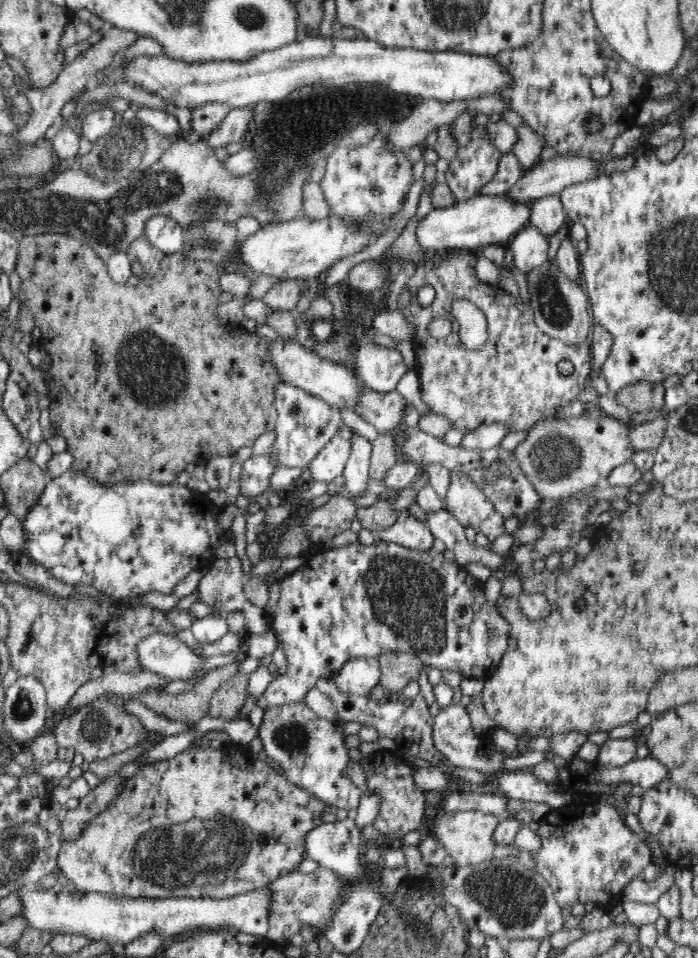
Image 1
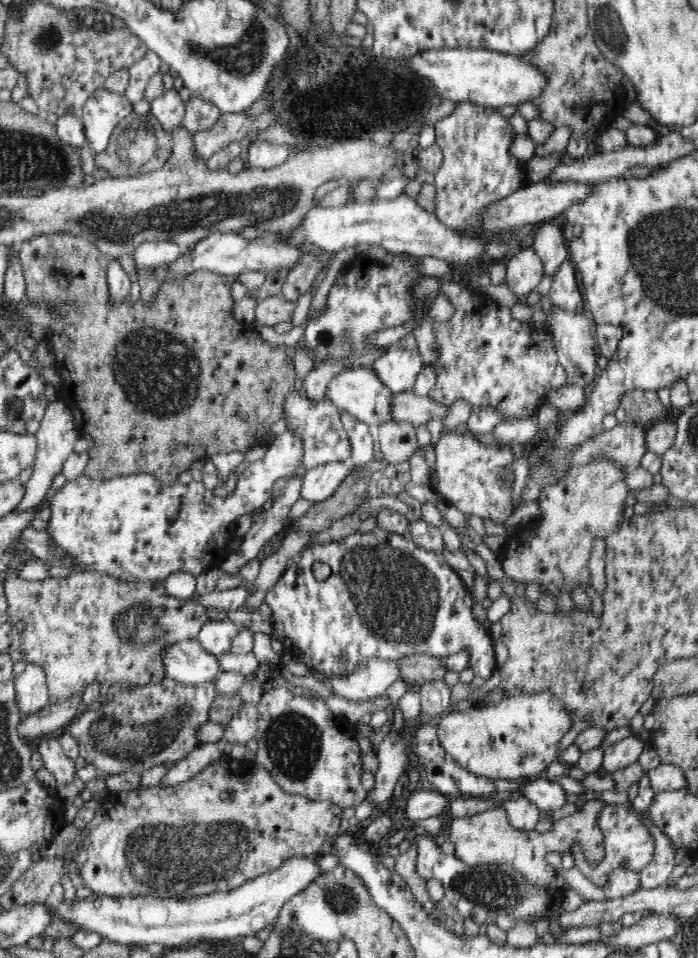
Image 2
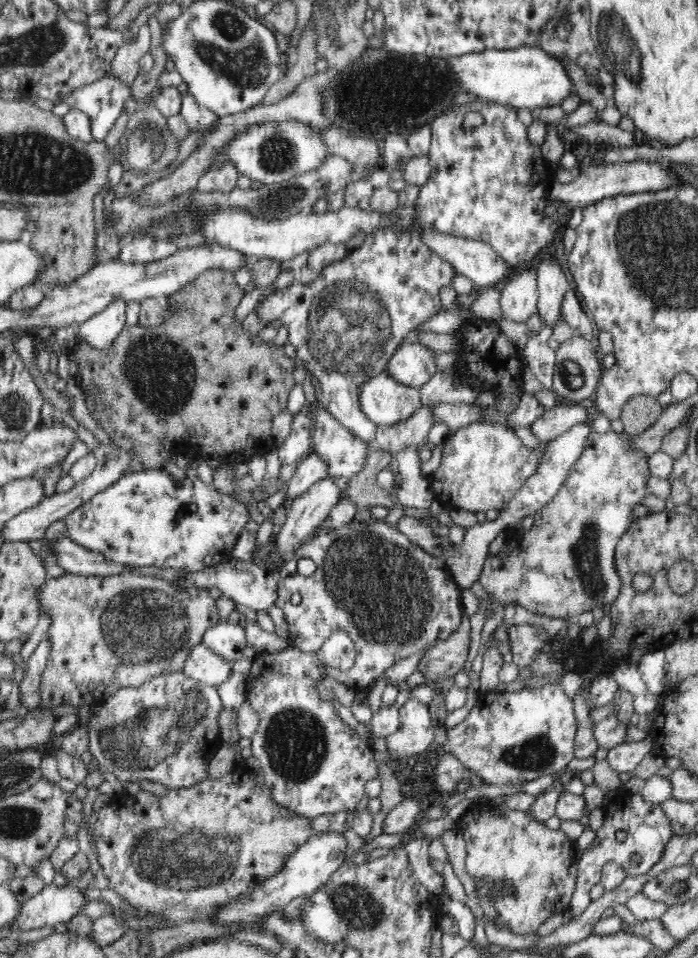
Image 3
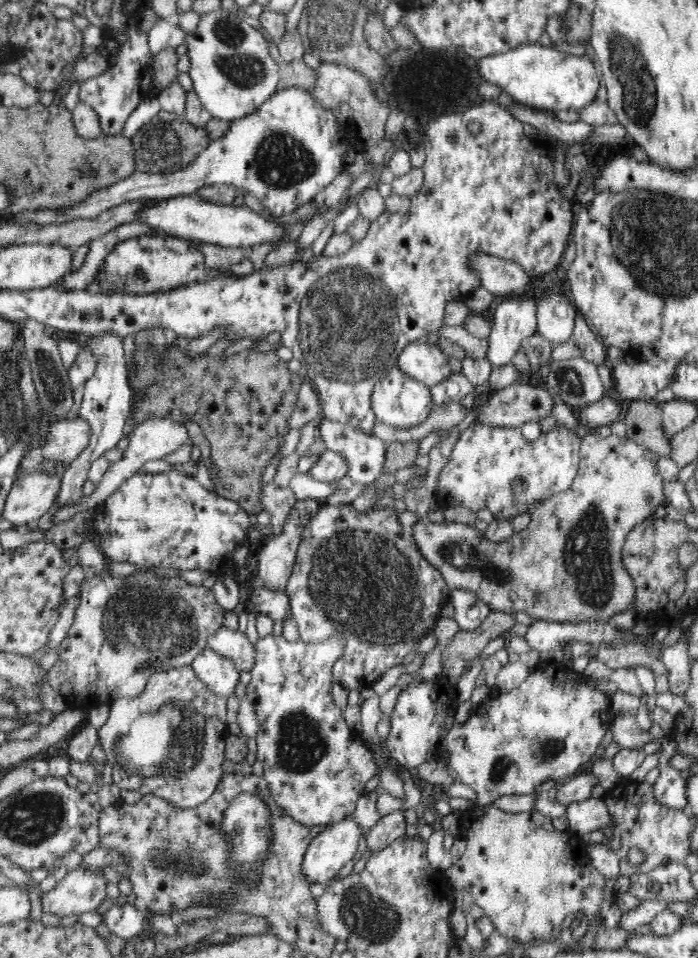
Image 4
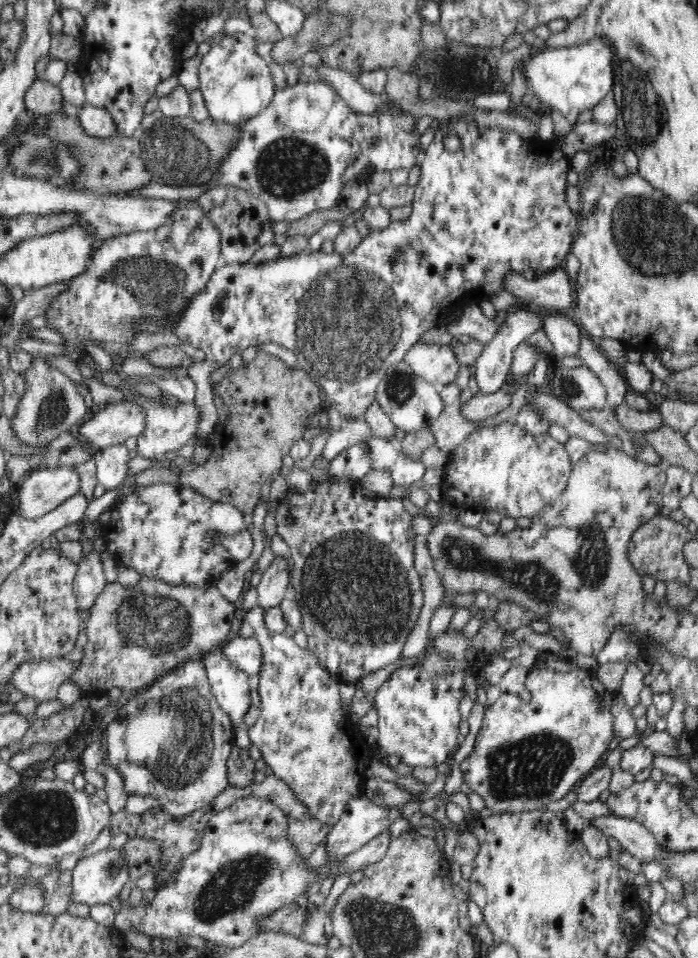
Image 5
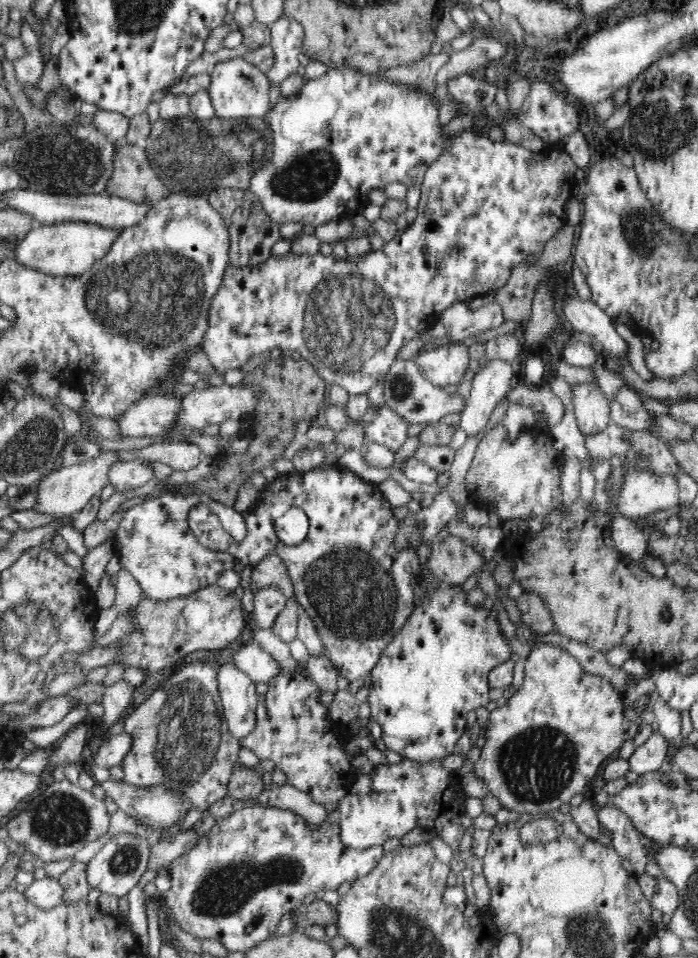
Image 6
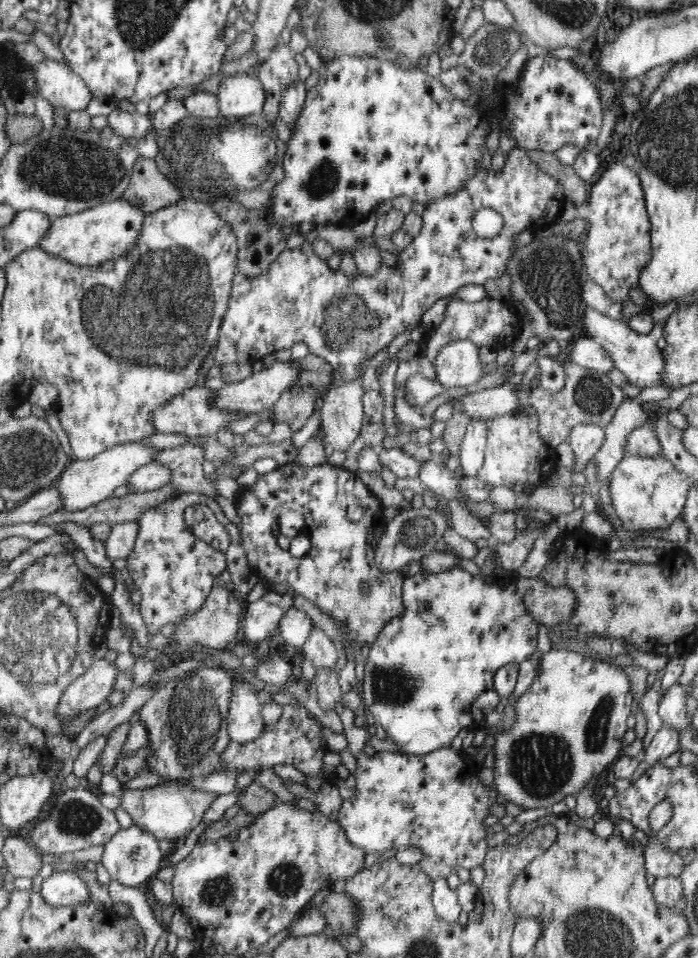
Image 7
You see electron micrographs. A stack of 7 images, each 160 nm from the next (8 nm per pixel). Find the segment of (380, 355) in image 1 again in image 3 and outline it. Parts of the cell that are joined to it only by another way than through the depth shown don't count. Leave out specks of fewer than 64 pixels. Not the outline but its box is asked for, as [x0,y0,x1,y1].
[385,342,438,389]

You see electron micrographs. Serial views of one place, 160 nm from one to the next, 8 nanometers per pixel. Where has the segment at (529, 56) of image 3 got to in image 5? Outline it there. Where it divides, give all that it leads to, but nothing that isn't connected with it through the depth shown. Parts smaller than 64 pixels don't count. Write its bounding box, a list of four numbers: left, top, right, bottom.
[519,34,615,127]

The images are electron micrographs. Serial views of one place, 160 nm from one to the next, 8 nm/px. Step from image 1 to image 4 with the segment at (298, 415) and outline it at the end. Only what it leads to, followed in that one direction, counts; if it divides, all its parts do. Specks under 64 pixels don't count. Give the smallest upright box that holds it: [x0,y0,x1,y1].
[318,418,388,485]

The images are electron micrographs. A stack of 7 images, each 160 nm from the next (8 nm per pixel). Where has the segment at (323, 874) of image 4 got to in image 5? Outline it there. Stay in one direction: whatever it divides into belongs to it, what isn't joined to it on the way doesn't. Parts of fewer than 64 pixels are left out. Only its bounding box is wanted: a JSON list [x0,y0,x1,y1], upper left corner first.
[324,796,400,860]

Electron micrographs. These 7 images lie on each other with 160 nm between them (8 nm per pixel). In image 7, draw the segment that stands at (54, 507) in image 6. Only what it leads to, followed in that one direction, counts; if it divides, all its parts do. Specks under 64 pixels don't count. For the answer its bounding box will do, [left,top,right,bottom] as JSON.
[55,442,158,512]

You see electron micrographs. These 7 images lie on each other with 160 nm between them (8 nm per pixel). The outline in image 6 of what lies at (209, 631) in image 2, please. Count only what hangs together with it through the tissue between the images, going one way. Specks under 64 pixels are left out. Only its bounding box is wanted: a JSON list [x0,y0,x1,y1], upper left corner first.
[233,641,280,683]

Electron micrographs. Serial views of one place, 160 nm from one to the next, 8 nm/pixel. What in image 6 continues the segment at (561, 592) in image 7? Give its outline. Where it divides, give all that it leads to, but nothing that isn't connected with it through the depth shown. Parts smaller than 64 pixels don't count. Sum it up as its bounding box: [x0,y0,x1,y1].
[517,592,555,635]

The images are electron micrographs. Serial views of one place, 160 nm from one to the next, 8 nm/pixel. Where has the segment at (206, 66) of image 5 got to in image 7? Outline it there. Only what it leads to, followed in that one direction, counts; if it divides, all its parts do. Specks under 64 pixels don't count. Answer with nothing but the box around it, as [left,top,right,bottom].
[218,73,265,118]

